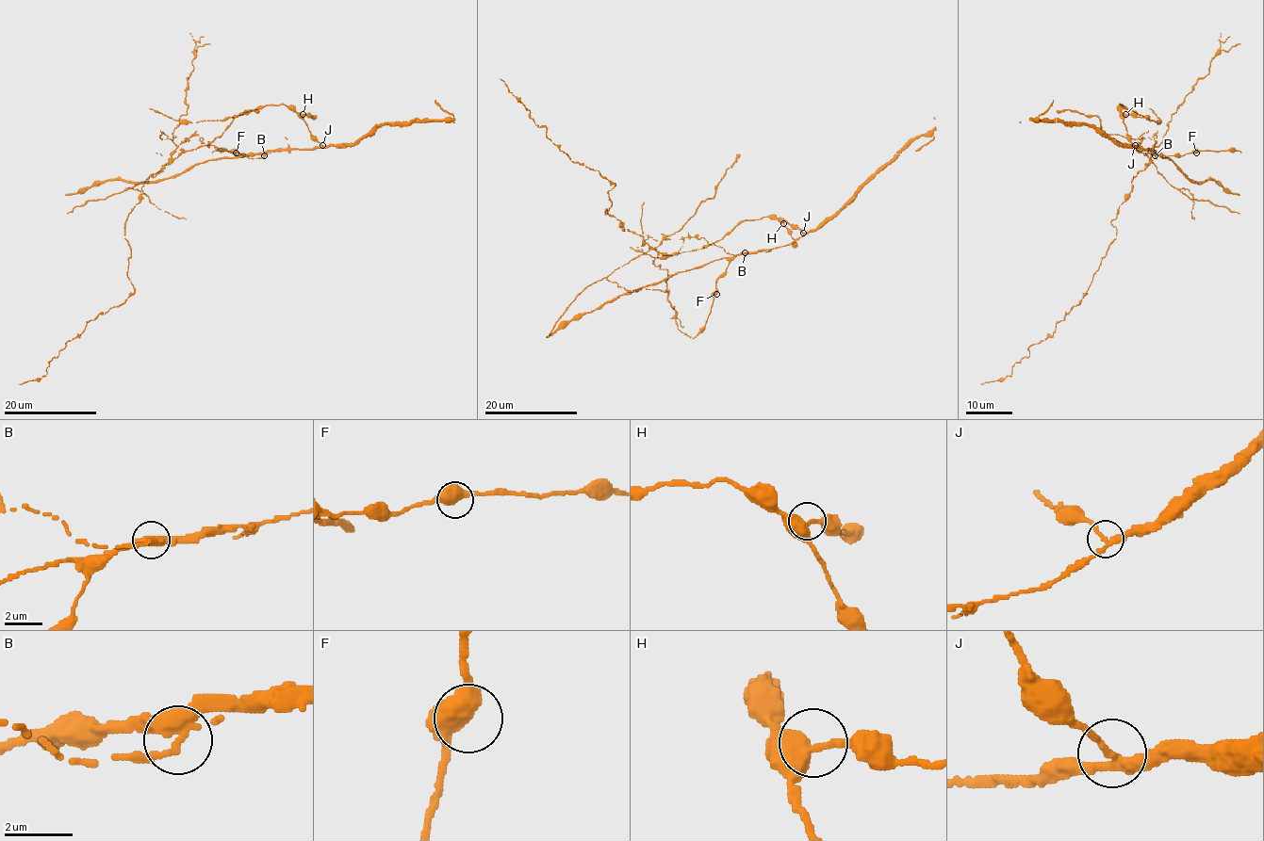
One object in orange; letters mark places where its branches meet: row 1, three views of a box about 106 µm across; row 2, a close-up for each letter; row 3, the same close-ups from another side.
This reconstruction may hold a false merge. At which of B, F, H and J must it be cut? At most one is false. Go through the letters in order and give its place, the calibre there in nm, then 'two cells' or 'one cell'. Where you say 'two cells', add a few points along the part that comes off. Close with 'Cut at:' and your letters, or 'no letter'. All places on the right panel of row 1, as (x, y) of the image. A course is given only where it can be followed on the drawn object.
B: (1155, 155) | 300 nm | two cells | (1155, 155), (1140, 150), (1155, 135), (1086, 293), (1009, 376), (981, 385)
F: (1196, 153) | 360 nm | one cell
H: (1125, 114) | 320 nm | one cell
J: (1135, 145) | 280 nm | one cell
Cut at: B

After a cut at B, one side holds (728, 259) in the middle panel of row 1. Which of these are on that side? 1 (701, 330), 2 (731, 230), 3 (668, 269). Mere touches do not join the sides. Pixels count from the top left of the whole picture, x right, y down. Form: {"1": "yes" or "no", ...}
{"1": "yes", "2": "yes", "3": "no"}

